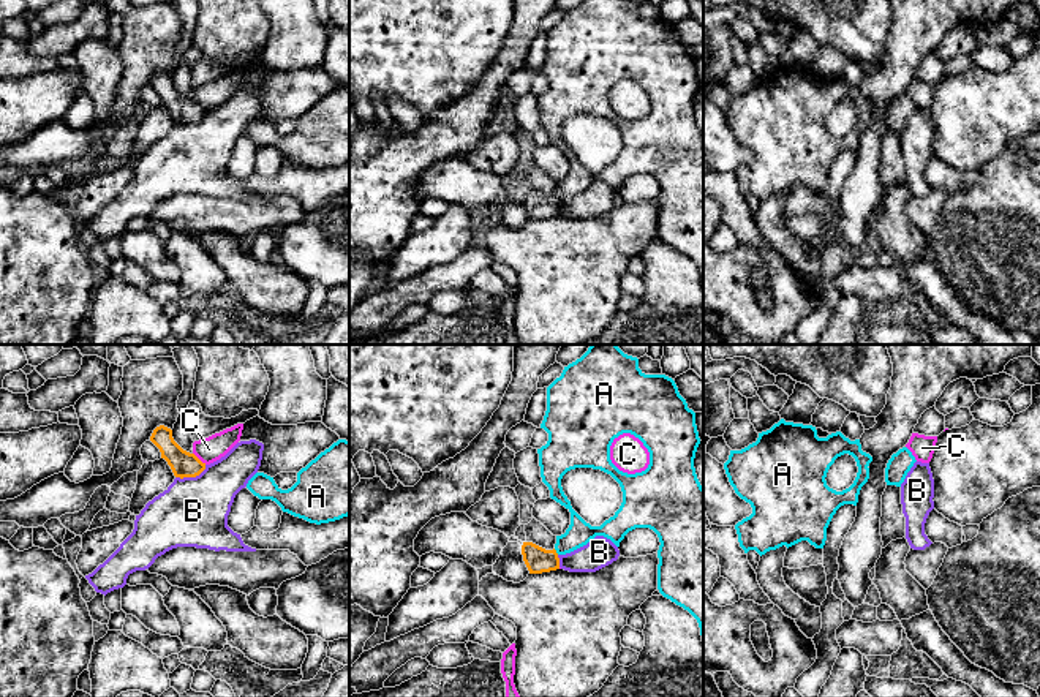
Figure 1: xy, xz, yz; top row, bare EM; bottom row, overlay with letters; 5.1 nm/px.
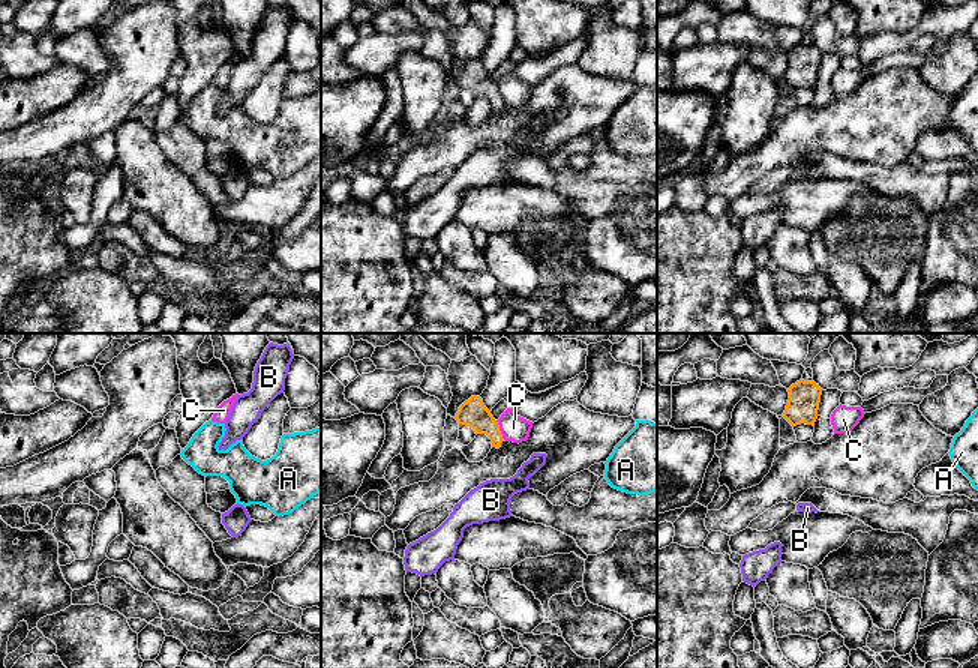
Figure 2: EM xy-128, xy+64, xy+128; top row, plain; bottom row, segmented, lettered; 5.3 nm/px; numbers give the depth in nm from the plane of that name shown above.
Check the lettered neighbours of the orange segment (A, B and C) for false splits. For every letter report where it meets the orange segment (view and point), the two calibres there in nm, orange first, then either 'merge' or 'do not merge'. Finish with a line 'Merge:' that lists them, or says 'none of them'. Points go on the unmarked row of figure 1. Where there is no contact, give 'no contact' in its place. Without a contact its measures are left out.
A: meets orange in xz at (555, 198); 140 nm thick on the orange side, 130 nm on the other; do not merge
B: meets orange in xy at (192, 122); 130 nm thick on the orange side, 360 nm on the other; do not merge
C: meets orange in xy at (198, 105); 130 nm thick on the orange side, 130 nm on the other; do not merge
Merge: none of them

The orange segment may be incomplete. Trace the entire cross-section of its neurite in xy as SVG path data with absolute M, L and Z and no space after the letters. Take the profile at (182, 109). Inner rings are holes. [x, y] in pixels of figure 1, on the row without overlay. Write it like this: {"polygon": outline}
{"polygon": "M156 73L150 87L160 95L161 104L168 107L175 123L196 123L205 115L205 109L174 87L171 74Z"}

